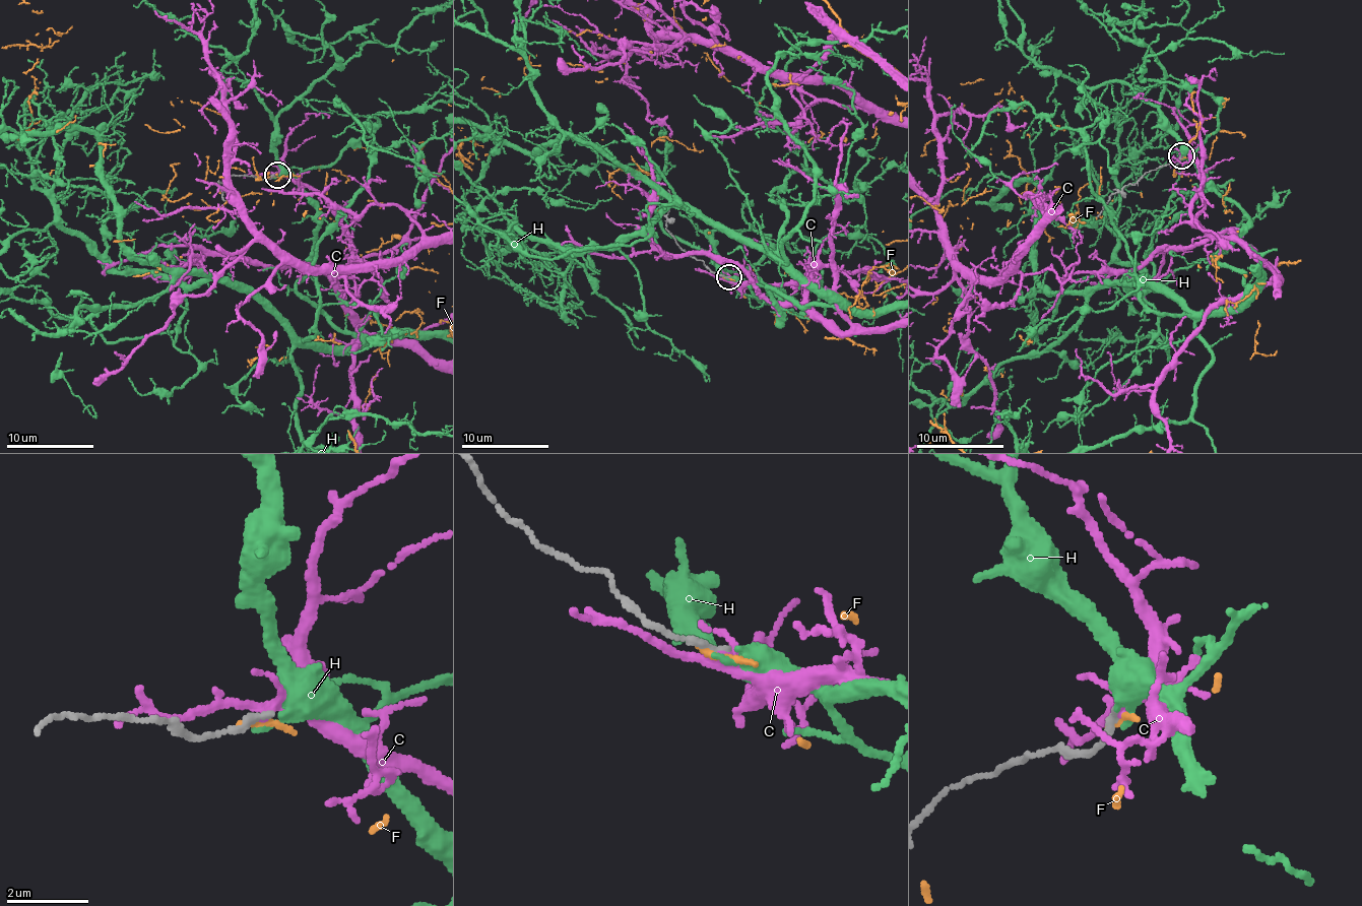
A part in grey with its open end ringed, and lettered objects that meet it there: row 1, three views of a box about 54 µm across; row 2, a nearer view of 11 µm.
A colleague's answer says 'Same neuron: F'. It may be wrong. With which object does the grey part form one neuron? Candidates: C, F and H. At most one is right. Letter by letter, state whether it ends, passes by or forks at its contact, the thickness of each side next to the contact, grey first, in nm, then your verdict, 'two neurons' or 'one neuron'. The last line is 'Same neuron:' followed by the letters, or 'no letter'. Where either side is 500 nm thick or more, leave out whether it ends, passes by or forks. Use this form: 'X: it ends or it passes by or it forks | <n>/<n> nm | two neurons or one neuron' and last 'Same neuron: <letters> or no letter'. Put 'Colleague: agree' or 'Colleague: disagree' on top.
Colleague: disagree
C: it forks | 190/170 nm | two neurons
F: it ends | 200/140 nm | two neurons
H: it ends | 190/170 nm | one neuron
Same neuron: H

